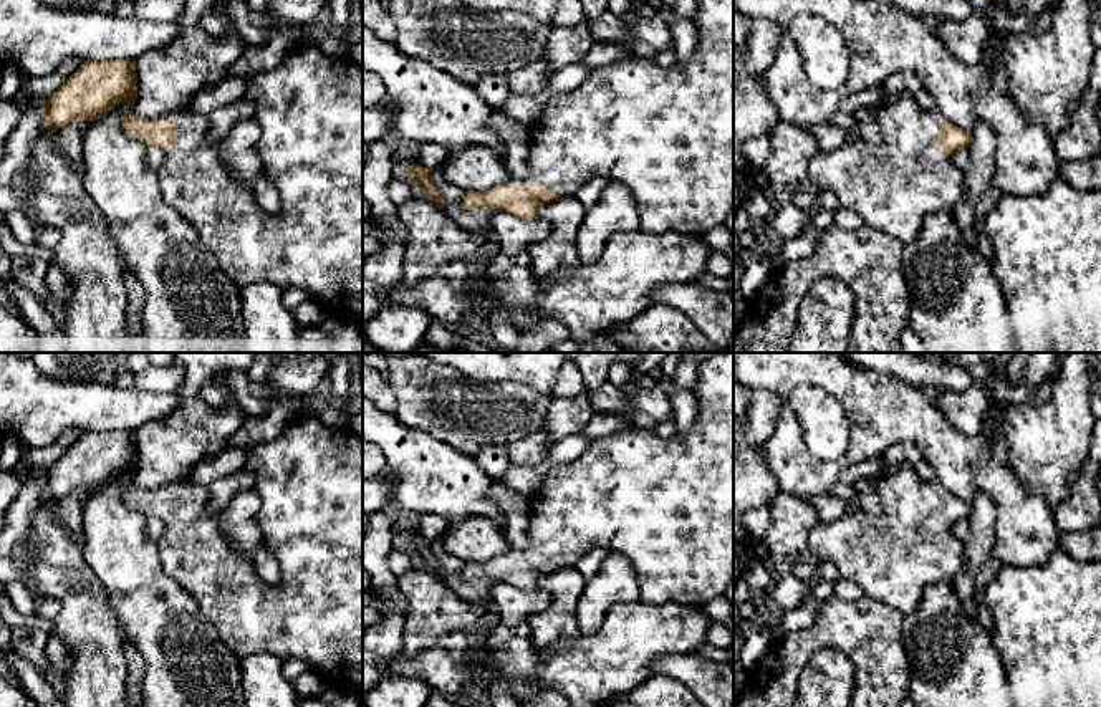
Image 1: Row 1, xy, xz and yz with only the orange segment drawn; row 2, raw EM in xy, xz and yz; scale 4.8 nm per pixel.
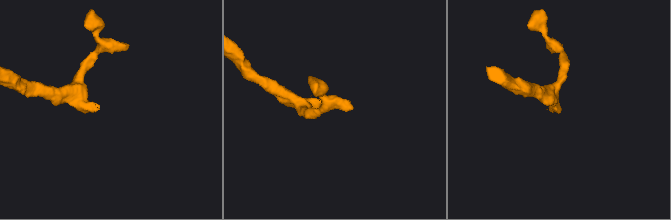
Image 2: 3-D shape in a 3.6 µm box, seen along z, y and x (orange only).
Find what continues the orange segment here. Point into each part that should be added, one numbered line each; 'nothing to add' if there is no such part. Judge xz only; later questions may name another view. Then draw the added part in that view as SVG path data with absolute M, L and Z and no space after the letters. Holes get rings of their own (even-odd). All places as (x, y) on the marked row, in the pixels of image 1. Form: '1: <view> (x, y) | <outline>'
1: xz (666, 133) | M699 0L694 18L699 41L687 63L661 68L654 58L627 56L591 70L578 88L551 94L538 119L526 126L530 174L525 179L512 179L508 184L540 184L558 192L561 197L568 197L575 195L583 184L596 177L604 177L608 180L618 180L631 189L639 210L639 228L649 233L674 230L679 233L704 235L714 227L724 225L733 205L733 0Z

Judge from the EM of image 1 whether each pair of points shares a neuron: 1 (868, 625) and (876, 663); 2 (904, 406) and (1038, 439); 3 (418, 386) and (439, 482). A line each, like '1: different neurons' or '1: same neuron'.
1: same neuron
2: different neurons
3: different neurons

